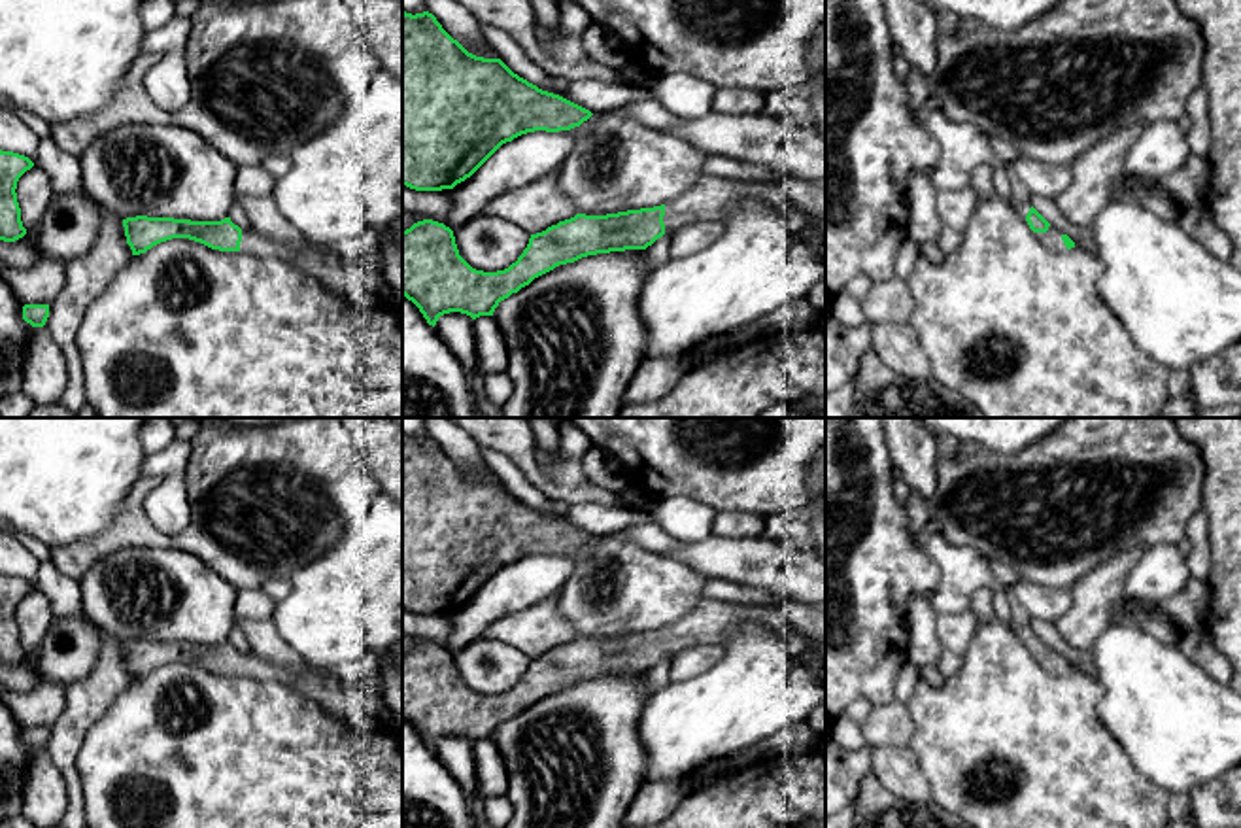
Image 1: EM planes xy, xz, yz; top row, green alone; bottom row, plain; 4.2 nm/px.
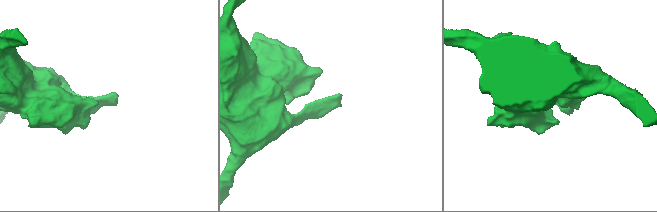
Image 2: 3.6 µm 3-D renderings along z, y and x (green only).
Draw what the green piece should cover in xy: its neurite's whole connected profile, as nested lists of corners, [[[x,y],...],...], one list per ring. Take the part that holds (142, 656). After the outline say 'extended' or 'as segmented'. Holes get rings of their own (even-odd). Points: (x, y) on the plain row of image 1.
[[[136,639],[123,643],[123,650],[132,679],[145,677],[153,669],[172,662],[189,662],[219,675],[246,675],[280,682],[291,681],[283,669],[268,665],[251,650],[240,652],[230,641],[221,645],[191,645]]]; extended

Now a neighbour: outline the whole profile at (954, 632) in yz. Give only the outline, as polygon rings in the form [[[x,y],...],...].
[[[969,609],[961,614],[937,614],[937,639],[944,650],[963,656],[977,630],[977,616]]]

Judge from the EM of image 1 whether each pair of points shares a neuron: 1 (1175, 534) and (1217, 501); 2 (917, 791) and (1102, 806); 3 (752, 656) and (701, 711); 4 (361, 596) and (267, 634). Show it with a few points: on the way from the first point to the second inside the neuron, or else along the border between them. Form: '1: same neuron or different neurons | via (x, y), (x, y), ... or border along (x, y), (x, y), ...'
1: different neurons | border along (1206, 464), (1204, 503), (1200, 507)
2: different neurons | border along (913, 751), (932, 798)
3: same neuron | via (743, 670), (714, 698)
4: different neurons | border along (269, 619), (305, 666)

